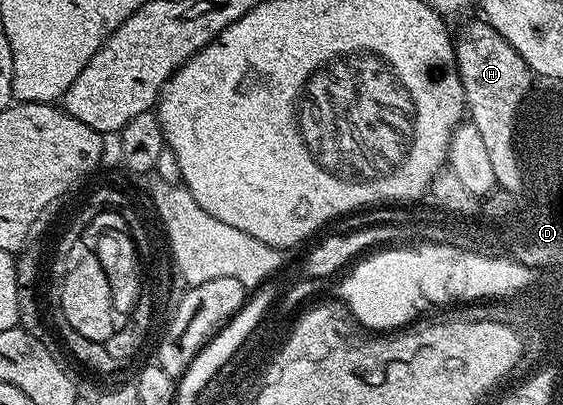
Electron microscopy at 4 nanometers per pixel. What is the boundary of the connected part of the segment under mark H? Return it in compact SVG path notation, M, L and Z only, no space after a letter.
M475 17L462 31L462 40L456 43L456 66L466 84L468 96L468 119L484 140L492 170L501 190L521 192L524 178L519 159L519 148L511 138L511 124L514 119L514 108L524 93L530 95L532 72L530 66L512 49L496 29L481 17Z

